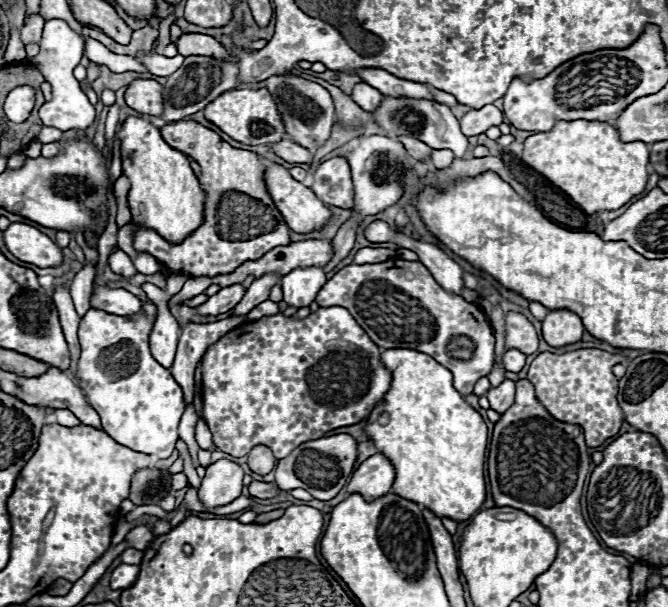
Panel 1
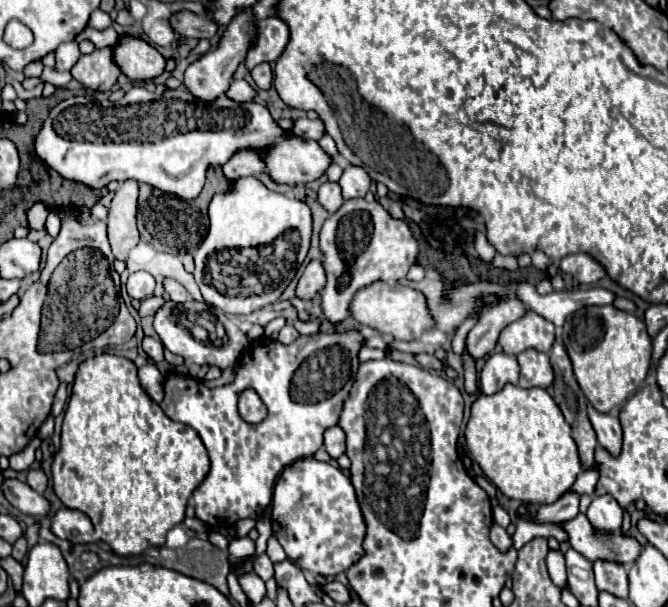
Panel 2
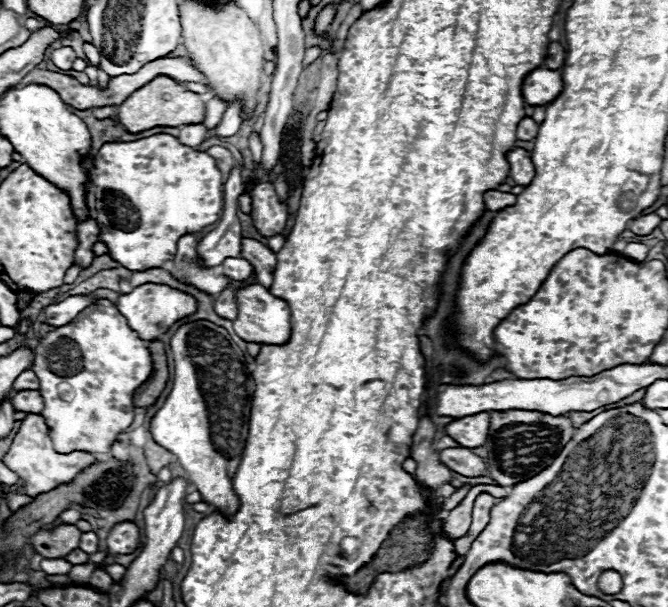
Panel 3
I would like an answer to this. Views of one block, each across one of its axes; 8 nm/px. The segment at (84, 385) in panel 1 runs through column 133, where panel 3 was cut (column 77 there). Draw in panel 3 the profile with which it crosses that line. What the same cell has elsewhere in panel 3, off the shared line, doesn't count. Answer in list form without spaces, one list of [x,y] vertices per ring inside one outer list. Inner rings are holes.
[[[100,298],[92,306],[84,308],[70,324],[58,326],[40,338],[34,348],[34,368],[30,370],[40,380],[40,392],[44,398],[44,410],[40,414],[46,418],[56,452],[108,452],[118,432],[126,430],[132,424],[132,394],[142,382],[150,378],[152,356],[148,344],[138,338],[134,330],[130,330],[126,318],[118,312],[116,304]]]

